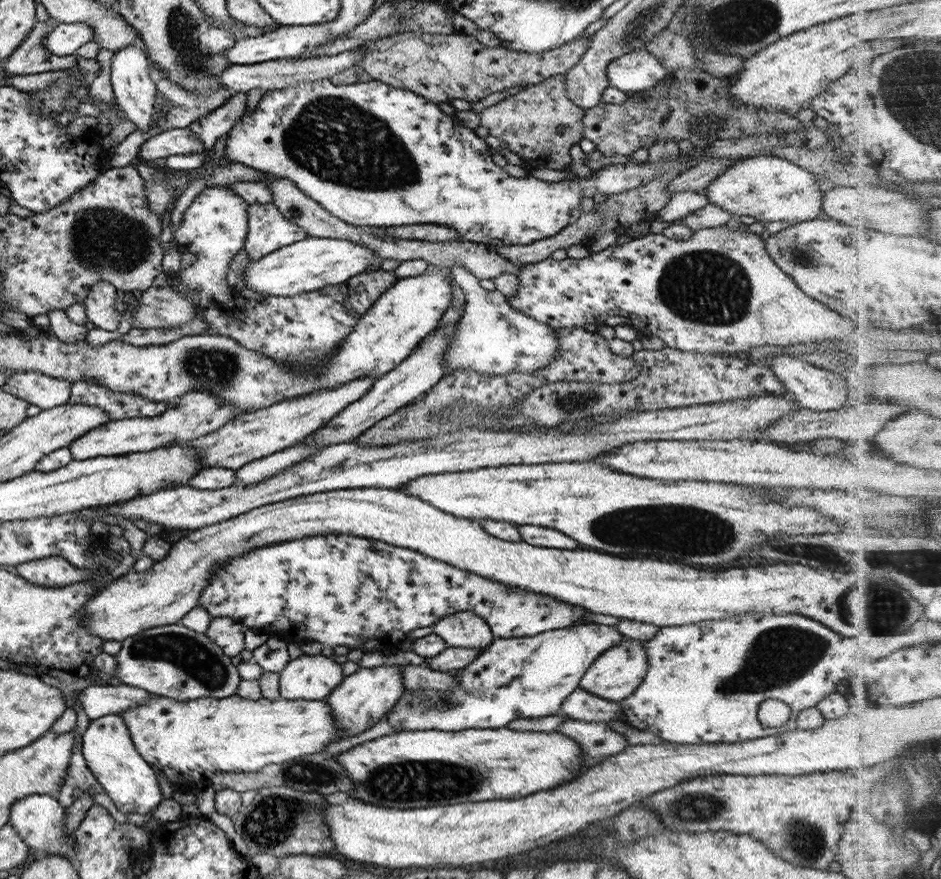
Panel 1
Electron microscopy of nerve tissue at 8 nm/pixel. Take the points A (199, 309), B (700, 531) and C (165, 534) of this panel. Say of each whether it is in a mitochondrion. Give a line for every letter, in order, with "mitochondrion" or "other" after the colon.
A: other
B: mitochondrion
C: other

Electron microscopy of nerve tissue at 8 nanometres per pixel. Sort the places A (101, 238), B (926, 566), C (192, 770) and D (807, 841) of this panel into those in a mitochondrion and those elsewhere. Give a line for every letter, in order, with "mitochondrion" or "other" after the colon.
A: mitochondrion
B: mitochondrion
C: other
D: mitochondrion

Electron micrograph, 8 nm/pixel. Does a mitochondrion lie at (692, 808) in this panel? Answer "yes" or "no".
yes

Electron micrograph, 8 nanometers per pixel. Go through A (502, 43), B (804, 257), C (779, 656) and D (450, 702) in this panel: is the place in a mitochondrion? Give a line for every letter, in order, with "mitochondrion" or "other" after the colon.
A: other
B: mitochondrion
C: mitochondrion
D: mitochondrion

